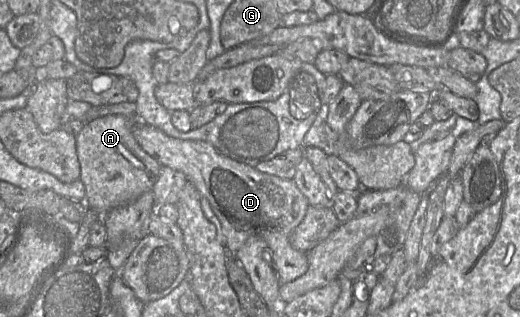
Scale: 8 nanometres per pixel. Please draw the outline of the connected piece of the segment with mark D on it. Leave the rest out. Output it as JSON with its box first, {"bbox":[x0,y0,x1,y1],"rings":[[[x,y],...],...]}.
{"bbox":[132,120,310,287],"rings":[[[142,120],[136,123],[132,132],[146,153],[161,166],[182,172],[200,195],[208,200],[221,224],[232,255],[250,237],[256,236],[263,239],[272,251],[279,287],[306,273],[309,266],[306,252],[294,249],[289,238],[305,217],[310,204],[293,179],[259,172],[251,166],[221,155],[207,142],[170,137]]]}

